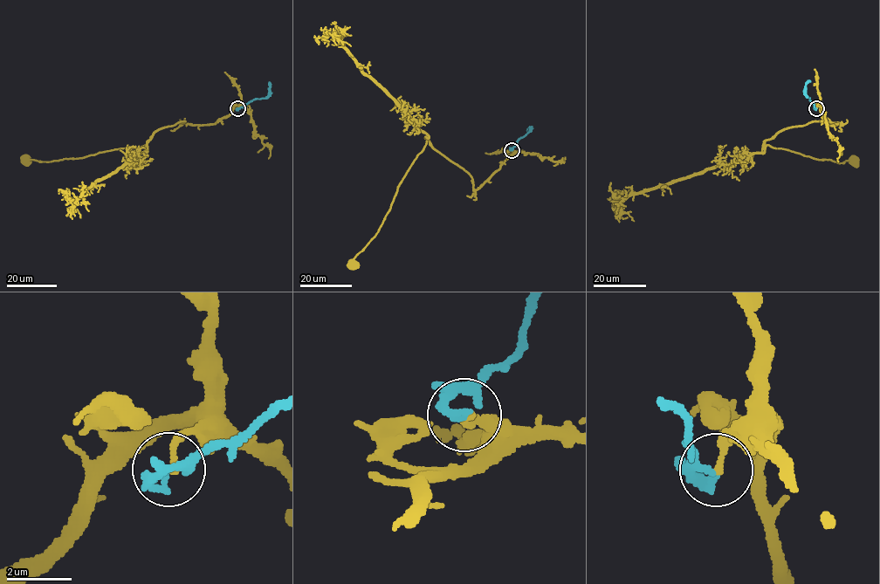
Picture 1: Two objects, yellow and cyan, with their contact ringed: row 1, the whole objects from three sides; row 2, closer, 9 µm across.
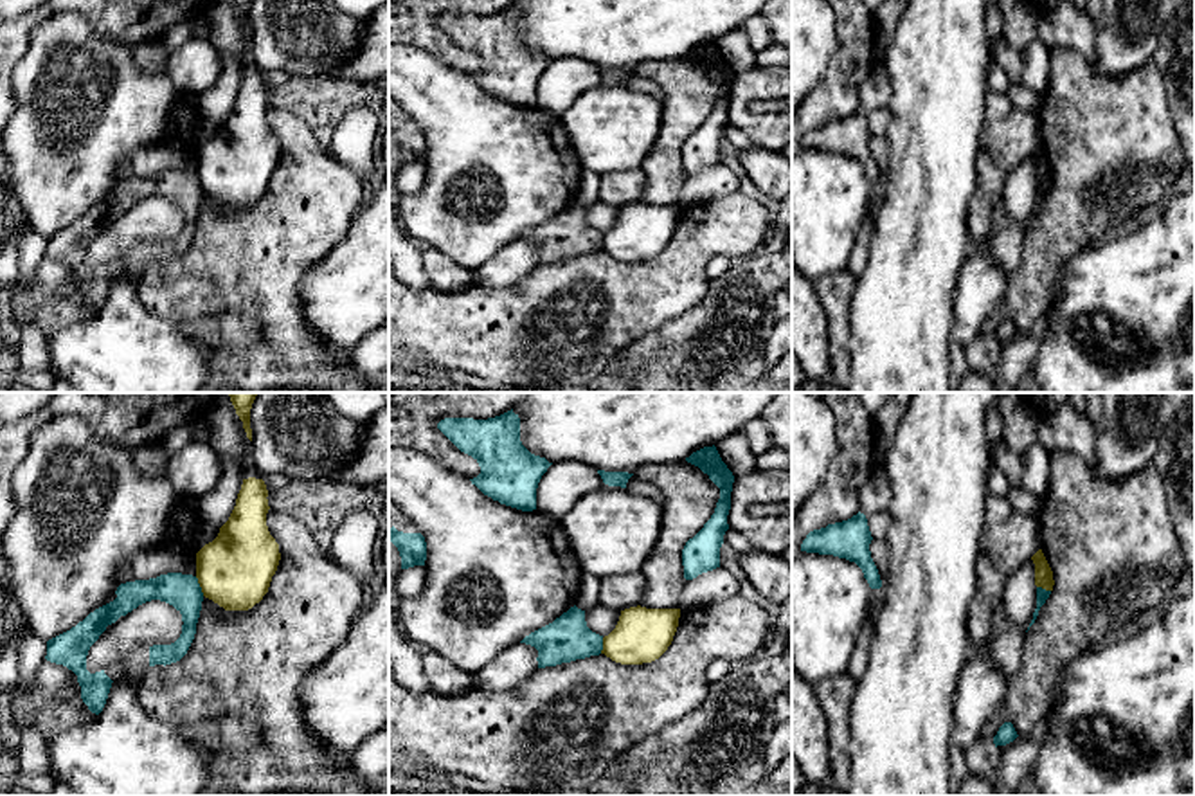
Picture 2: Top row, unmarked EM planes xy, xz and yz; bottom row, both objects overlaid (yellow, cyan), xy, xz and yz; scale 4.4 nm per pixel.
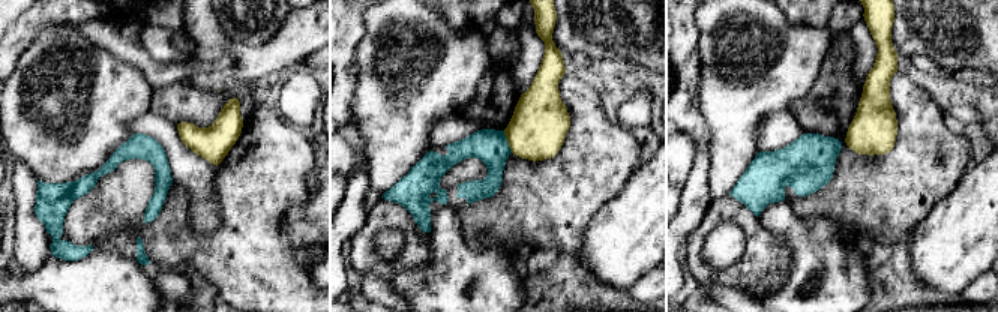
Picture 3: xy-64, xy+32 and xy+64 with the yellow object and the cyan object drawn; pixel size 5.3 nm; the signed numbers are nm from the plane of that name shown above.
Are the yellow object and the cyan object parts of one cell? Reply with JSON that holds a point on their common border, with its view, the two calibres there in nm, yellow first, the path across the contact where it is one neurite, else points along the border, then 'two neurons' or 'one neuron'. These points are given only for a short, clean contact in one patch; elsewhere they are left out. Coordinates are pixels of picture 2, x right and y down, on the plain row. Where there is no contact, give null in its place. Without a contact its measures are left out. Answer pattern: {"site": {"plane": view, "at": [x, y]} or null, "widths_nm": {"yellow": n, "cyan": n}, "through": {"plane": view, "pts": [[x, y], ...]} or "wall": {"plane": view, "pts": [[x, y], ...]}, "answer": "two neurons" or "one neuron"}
{"site": {"plane": "xy", "at": [200, 182]}, "widths_nm": {"yellow": 320, "cyan": 160}, "wall": {"plane": "xy", "pts": [[195, 173], [204, 191]]}, "answer": "two neurons"}

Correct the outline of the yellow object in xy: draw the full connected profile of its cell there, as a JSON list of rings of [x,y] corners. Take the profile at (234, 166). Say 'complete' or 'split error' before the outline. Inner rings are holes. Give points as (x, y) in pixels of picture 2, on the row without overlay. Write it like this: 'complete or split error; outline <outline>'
complete; outline [[[243,76],[236,103],[218,133],[196,149],[196,175],[205,194],[225,207],[248,207],[268,189],[279,140],[266,122],[263,76]]]

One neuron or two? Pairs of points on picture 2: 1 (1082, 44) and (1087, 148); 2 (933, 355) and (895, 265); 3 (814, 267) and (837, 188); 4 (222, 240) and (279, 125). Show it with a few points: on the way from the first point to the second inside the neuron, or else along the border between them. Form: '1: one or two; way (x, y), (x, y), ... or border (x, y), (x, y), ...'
1: two; border (1051, 47), (1071, 47), (1089, 63)
2: one; way (911, 334), (904, 326), (904, 287)
3: one; way (816, 247), (817, 208)
4: one; way (254, 224), (299, 179), (299, 157)

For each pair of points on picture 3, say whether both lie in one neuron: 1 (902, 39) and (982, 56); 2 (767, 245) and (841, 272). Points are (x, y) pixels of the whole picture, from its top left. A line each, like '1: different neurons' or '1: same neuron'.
1: same neuron
2: different neurons

